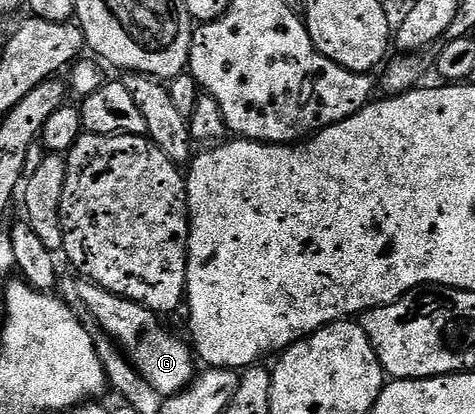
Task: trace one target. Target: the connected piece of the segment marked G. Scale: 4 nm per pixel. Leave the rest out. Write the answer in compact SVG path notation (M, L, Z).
M85 277L78 279L79 283L75 286L75 294L83 301L85 309L91 313L91 318L100 326L102 333L110 338L112 342L118 344L125 351L135 370L157 392L164 398L180 394L181 391L192 385L197 362L196 355L192 347L186 341L174 338L169 331L163 330L160 315L154 310L146 310L144 306L139 306L131 302L128 298L117 296L101 284Z

